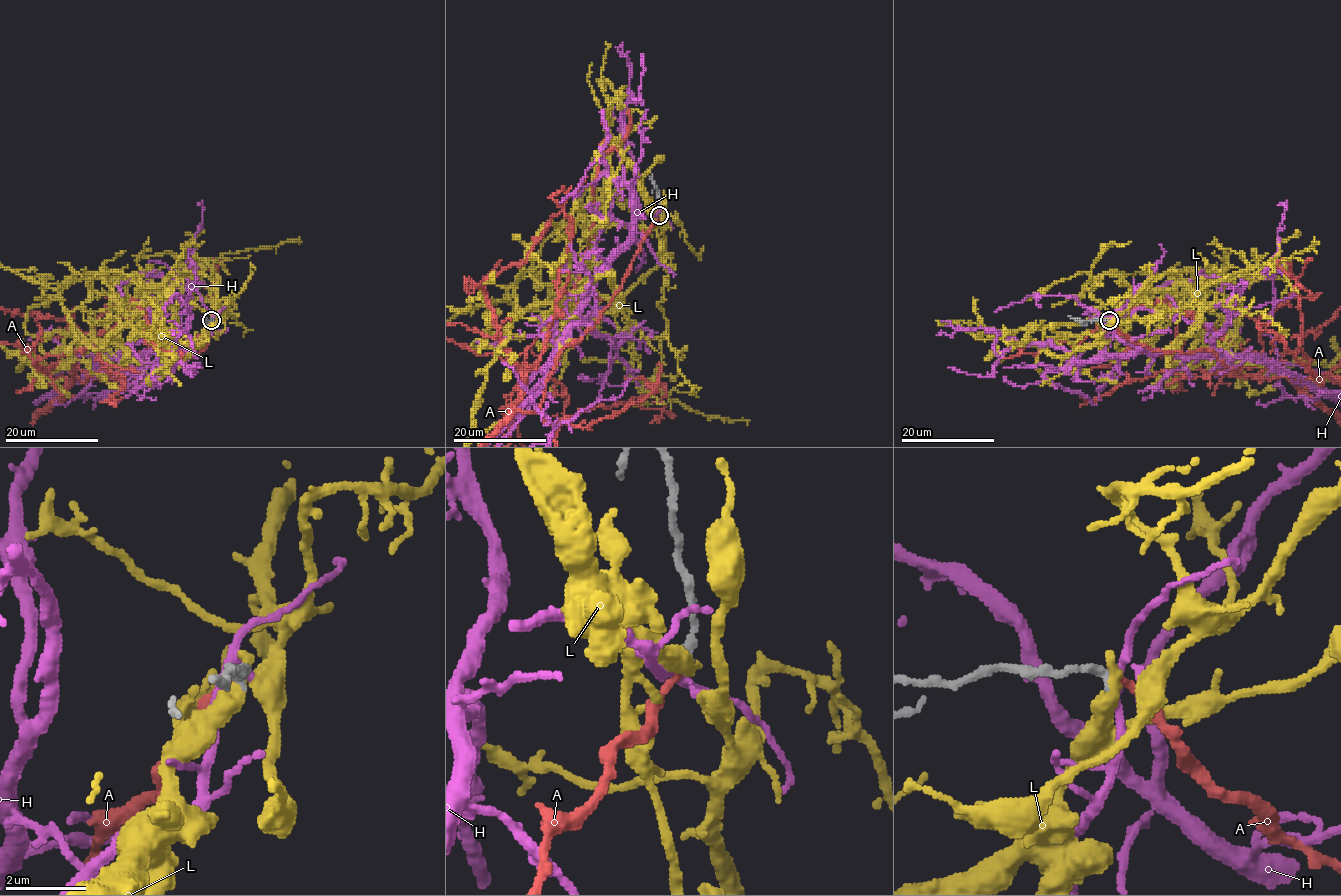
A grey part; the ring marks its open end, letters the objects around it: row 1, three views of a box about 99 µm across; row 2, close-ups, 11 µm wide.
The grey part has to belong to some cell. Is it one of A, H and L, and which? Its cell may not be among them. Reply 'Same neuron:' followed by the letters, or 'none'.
Same neuron: A

